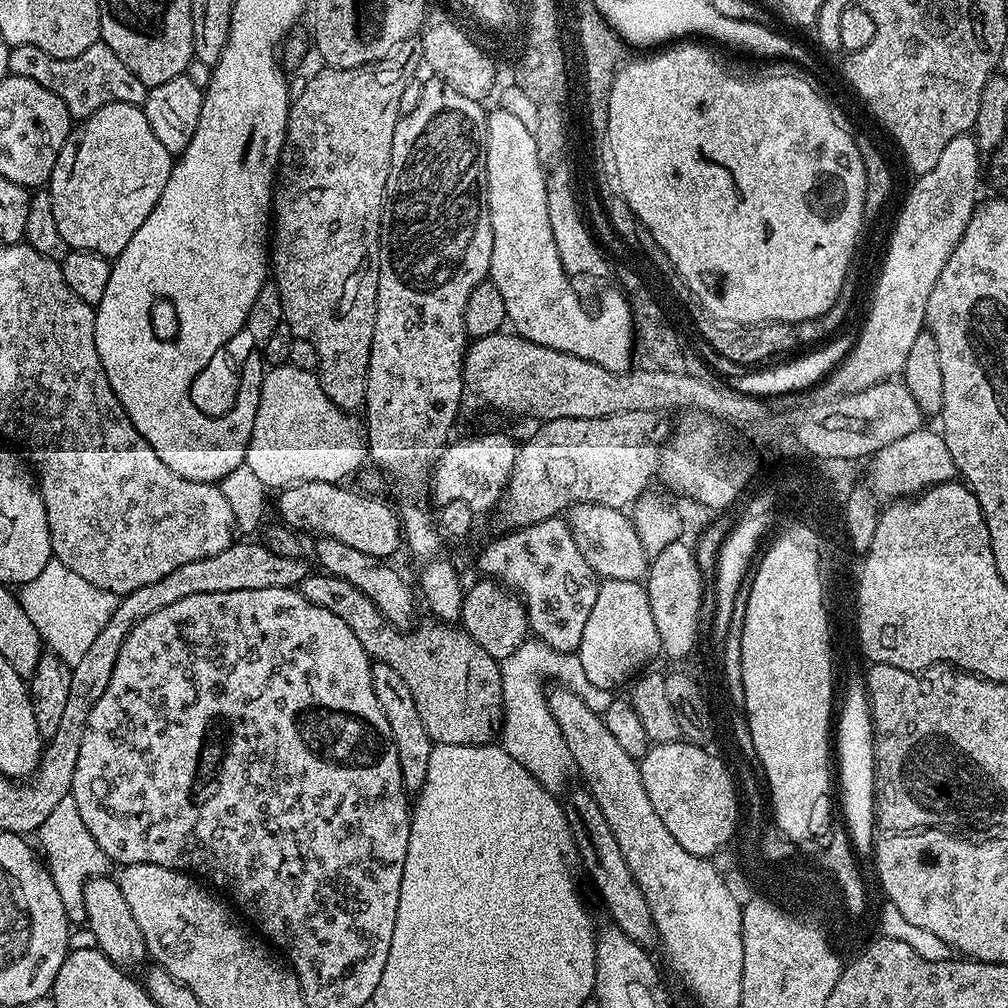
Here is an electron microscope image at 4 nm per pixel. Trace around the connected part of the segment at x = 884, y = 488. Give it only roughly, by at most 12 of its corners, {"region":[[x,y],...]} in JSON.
{"region":[[920,427],[867,461],[889,501],[957,479],[939,431]]}

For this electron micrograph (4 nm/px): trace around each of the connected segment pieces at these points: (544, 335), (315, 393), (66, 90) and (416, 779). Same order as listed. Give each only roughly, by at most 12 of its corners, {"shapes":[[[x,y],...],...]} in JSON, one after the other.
{"shapes":[[[488,112],[490,279],[530,342],[632,364],[632,305],[584,309],[536,134]],[[269,367],[246,462],[219,481],[241,533],[268,488],[344,482],[361,425],[316,372]],[[102,42],[55,60],[8,49],[13,76],[34,78],[74,118],[148,89]],[[373,663],[404,791],[419,793],[434,745],[406,681]]]}

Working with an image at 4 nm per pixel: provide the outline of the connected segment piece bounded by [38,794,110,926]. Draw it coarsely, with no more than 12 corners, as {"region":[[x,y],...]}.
{"region":[[70,794],[42,822],[39,851],[69,925],[110,861]]}

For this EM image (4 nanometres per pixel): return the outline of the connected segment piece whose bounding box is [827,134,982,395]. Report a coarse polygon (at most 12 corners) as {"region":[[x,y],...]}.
{"region":[[975,135],[915,177],[864,328],[829,375],[858,393],[903,371],[930,290],[976,209]]}

